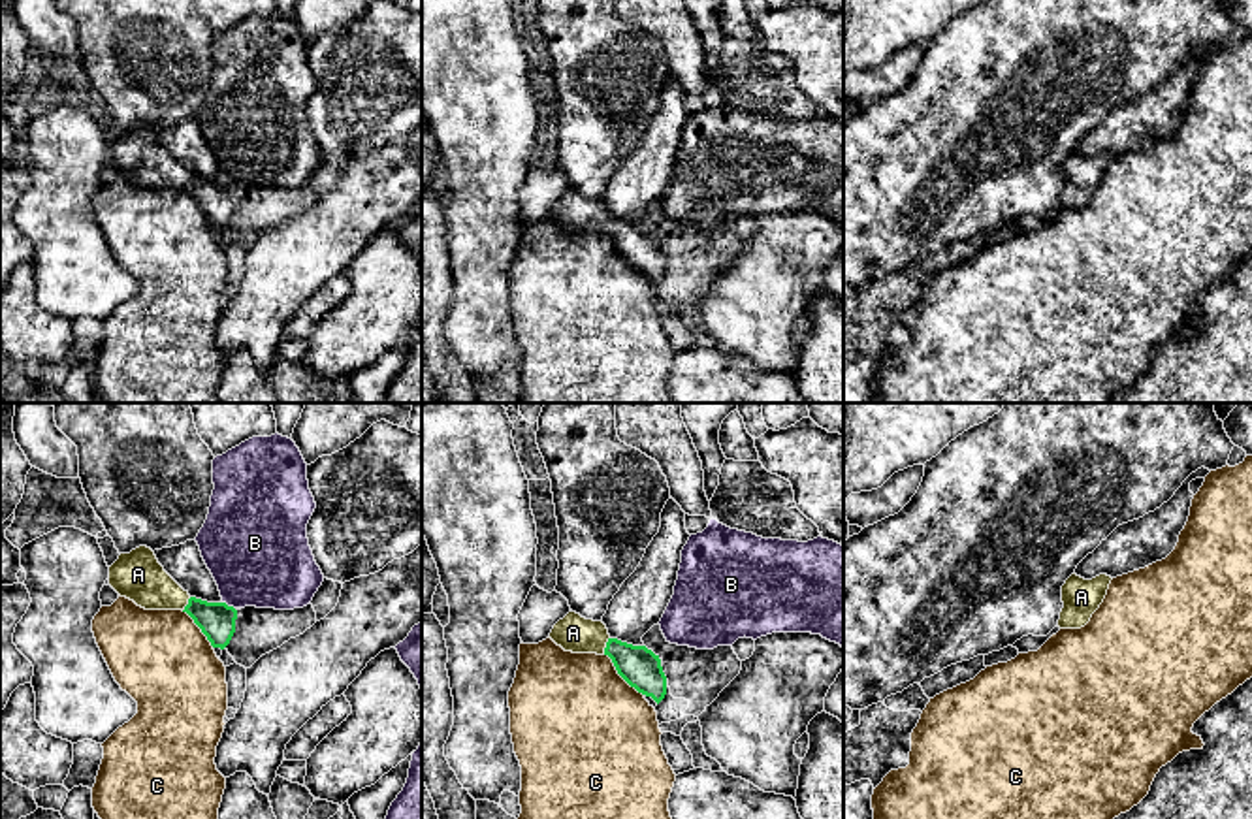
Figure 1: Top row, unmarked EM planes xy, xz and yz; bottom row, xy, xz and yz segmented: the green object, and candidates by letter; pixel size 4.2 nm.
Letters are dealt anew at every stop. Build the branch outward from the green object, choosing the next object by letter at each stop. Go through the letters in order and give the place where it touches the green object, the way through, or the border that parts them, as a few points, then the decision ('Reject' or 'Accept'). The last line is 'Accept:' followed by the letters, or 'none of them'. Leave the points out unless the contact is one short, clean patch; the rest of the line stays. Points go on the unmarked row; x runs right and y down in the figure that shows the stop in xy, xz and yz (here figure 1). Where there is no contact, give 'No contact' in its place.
A: Touches green at xz (607, 223). Path across: xz (637, 243), (607, 223), (573, 211). Accept
B: Touches green at xy (226, 183). Boundary: xy (223, 179), (234, 187). Reject
C: Touches green at xz (620, 253). Boundary: xz (603, 232), (642, 273). Reject
Accept: A

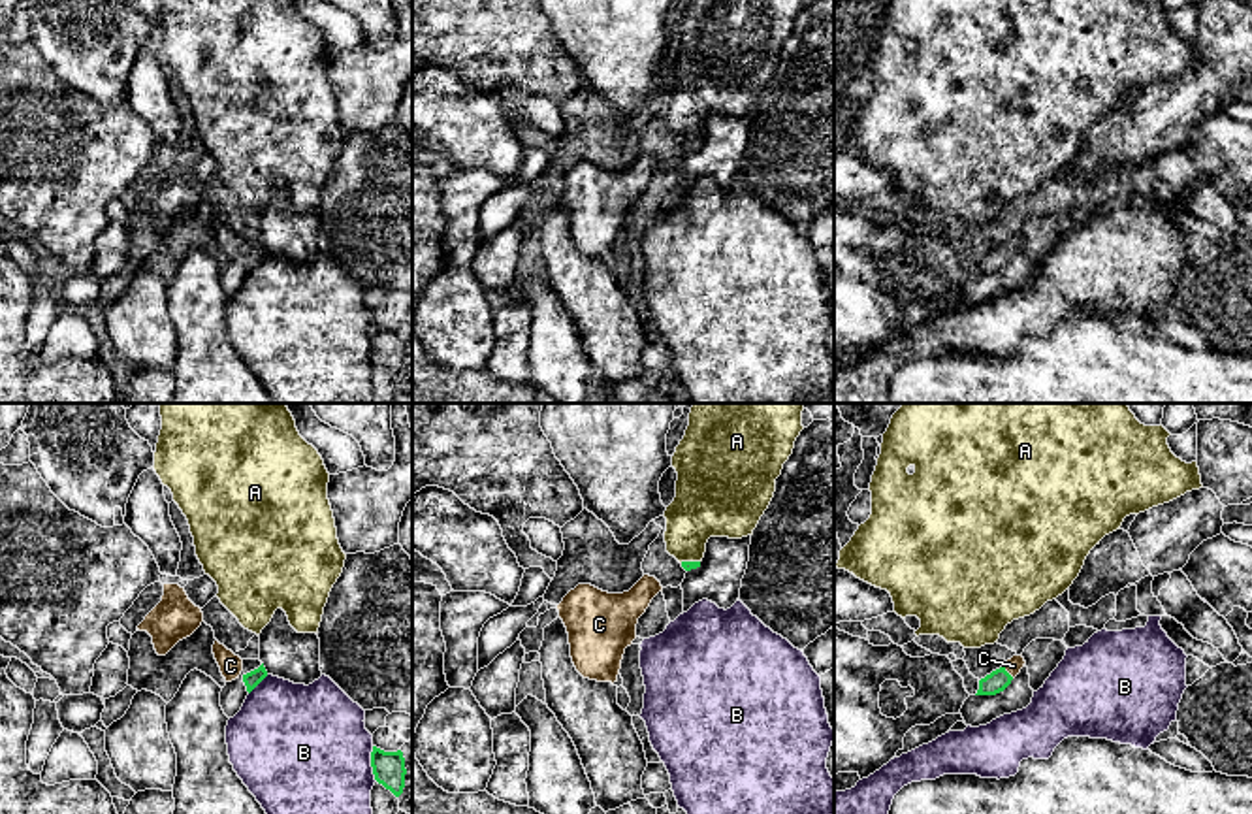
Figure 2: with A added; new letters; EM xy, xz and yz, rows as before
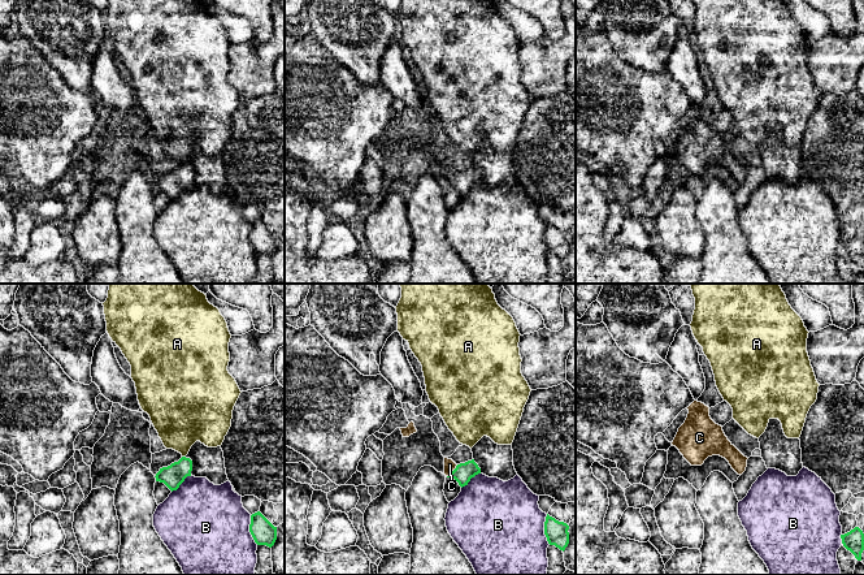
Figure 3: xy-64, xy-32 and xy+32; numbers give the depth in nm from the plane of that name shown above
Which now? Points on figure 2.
A: Touches green at xz (690, 140). Reject
B: Touches green at xy (371, 341). Reject
C: Touches green at yz (1006, 249). Path across: yz (995, 260), (1006, 249), (1013, 244). Accept
Accept: C

